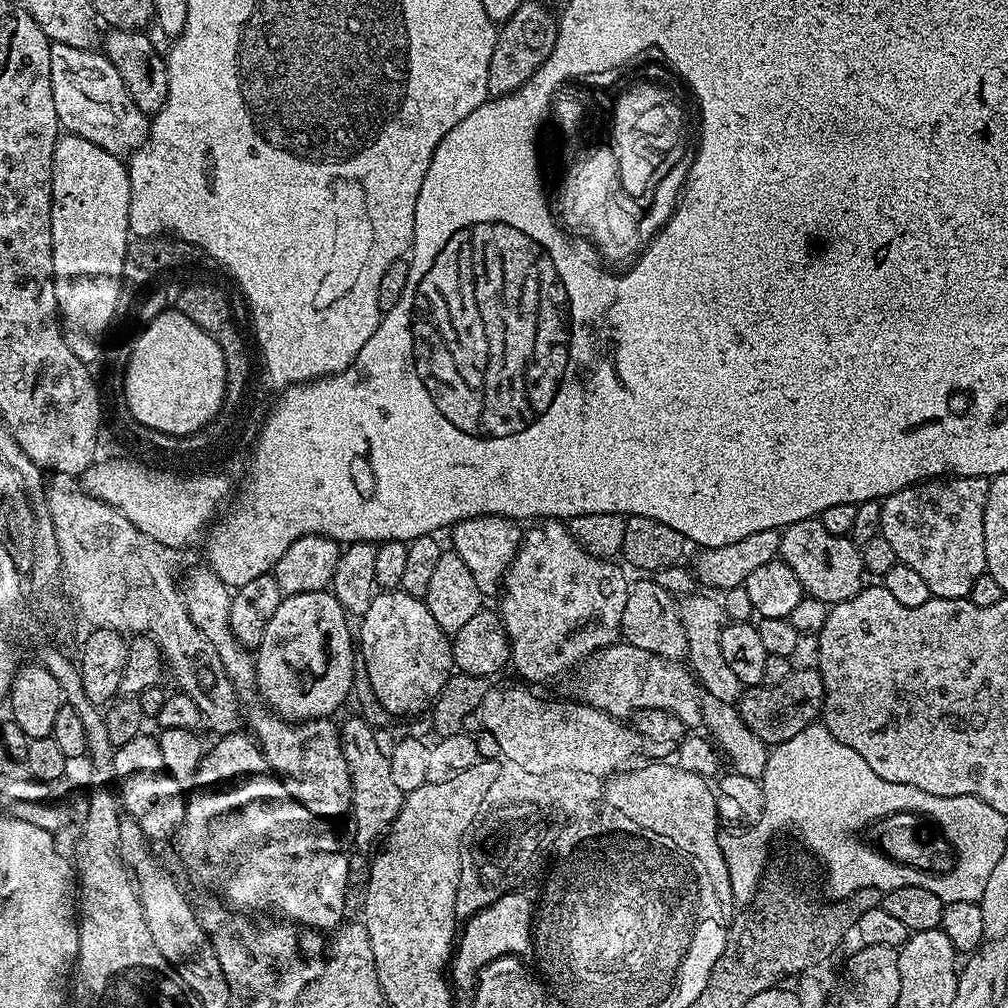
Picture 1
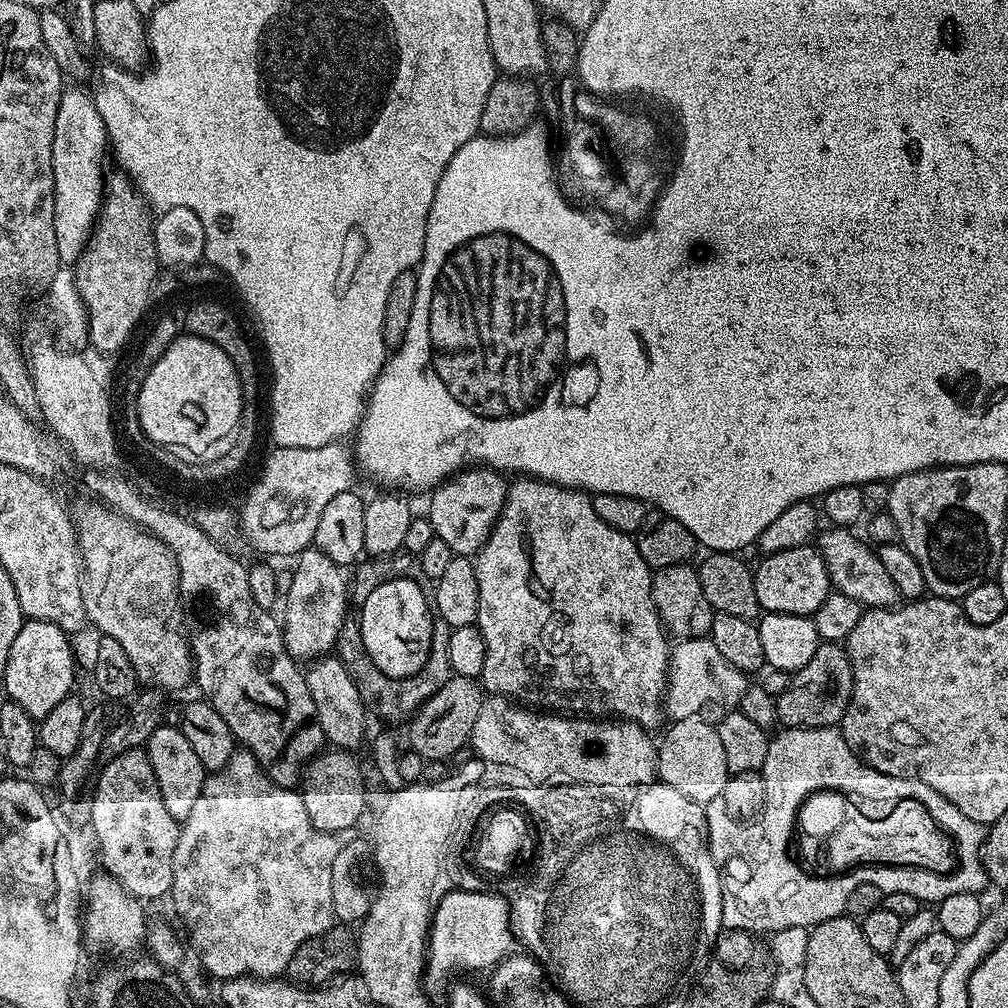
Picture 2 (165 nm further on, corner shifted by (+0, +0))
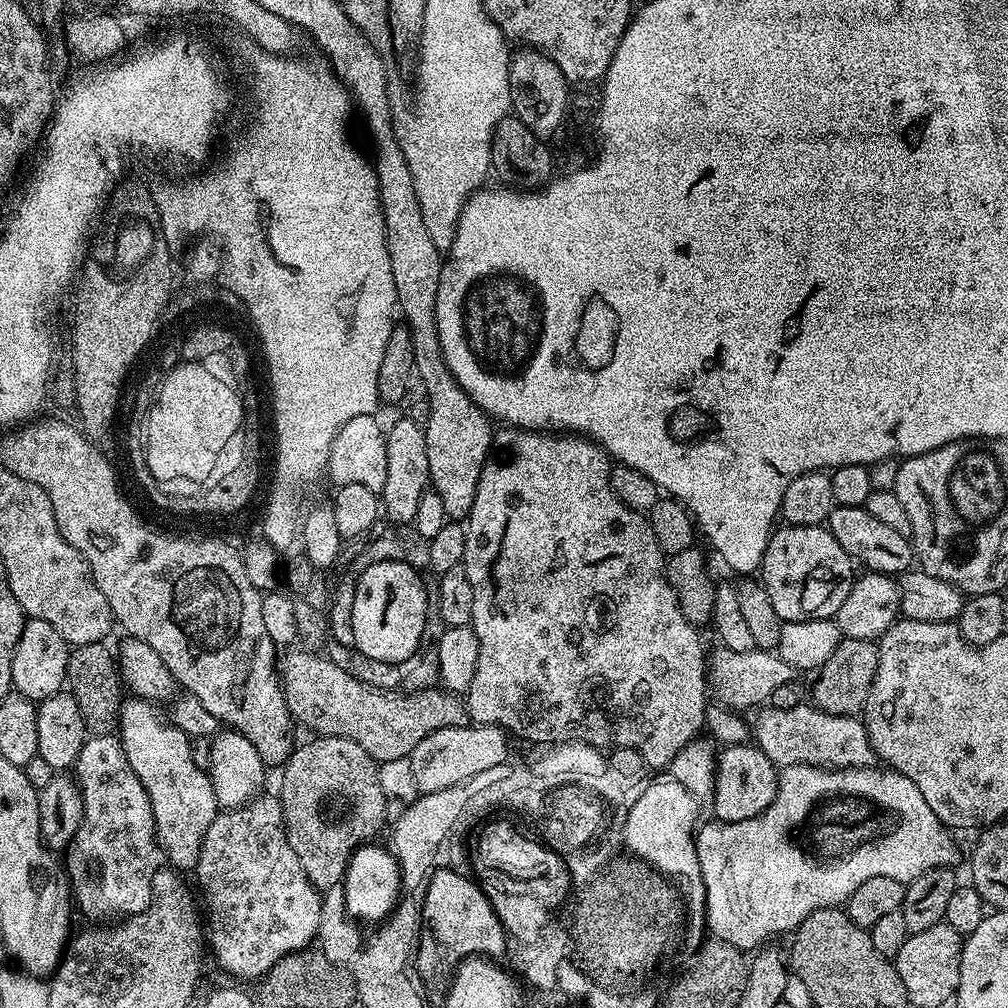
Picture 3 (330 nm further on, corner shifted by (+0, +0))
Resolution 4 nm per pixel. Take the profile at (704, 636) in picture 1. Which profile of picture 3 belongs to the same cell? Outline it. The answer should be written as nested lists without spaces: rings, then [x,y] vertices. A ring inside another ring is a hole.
[[[808,702],[794,706],[790,710],[780,710],[768,706],[760,714],[761,716],[756,720],[756,726],[754,722],[754,743],[762,750],[762,754],[766,754],[766,758],[770,758],[772,764],[780,768],[788,768],[791,764],[812,764],[816,768],[831,769],[866,768],[873,763],[872,743],[868,732],[864,729],[863,719],[826,714]]]

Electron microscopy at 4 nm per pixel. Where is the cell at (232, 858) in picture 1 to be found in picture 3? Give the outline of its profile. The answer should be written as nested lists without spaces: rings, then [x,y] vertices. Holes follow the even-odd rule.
[[[261,794],[249,804],[217,814],[214,822],[210,822],[210,830],[206,830],[194,875],[200,879],[200,888],[204,891],[202,908],[206,913],[207,947],[230,975],[241,976],[244,982],[255,982],[283,956],[307,949],[316,940],[322,896],[310,878],[306,878],[298,854],[290,850],[288,835],[284,832],[284,815],[275,795]]]

